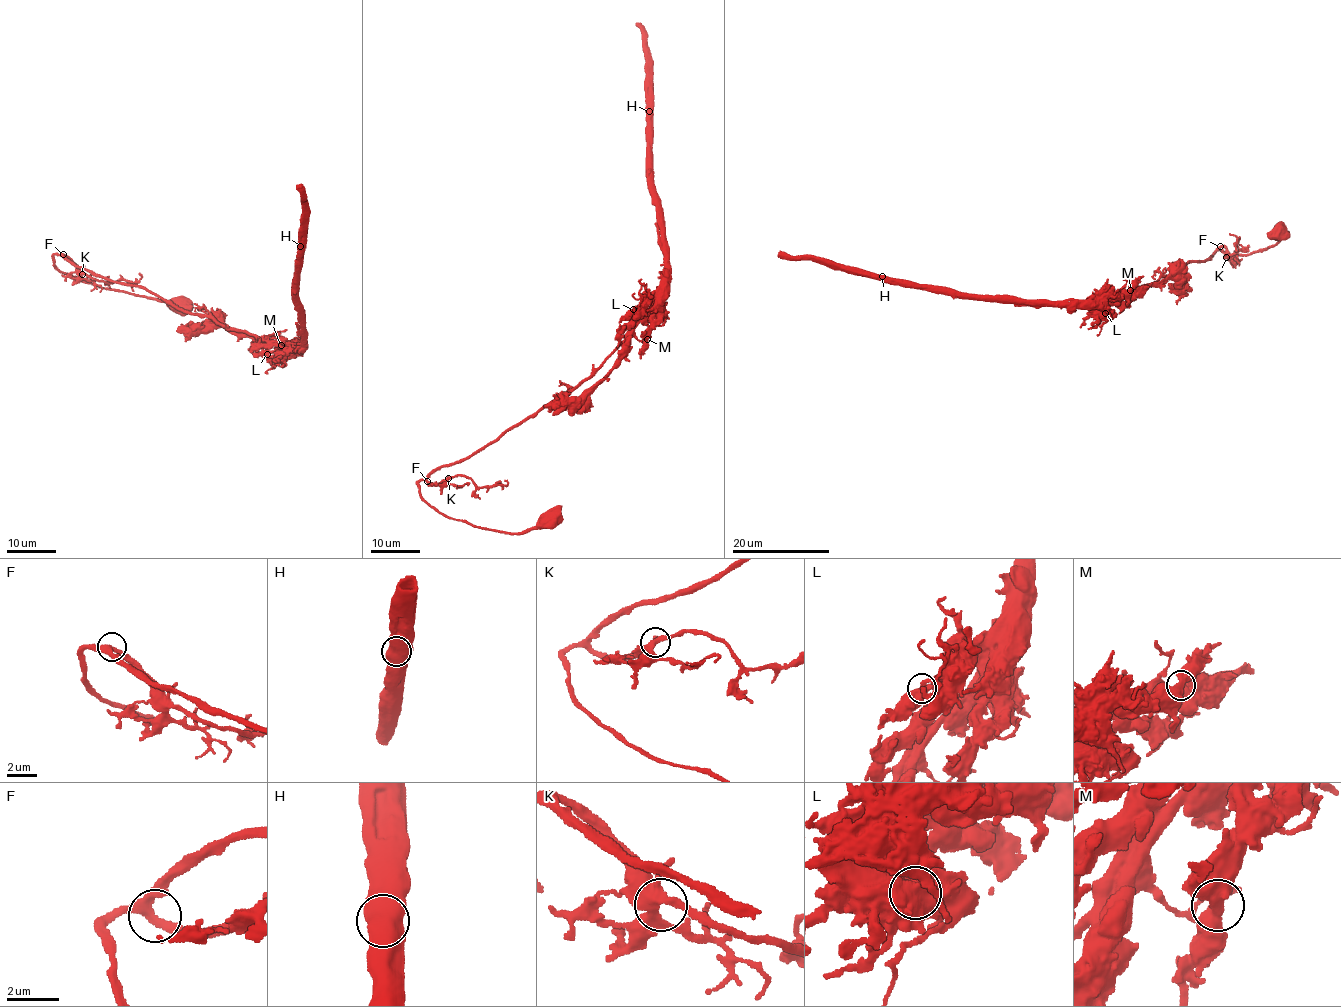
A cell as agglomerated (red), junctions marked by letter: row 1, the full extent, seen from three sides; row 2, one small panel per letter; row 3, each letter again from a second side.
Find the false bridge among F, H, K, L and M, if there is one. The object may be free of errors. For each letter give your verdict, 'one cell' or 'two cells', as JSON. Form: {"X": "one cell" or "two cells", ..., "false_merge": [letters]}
{"F": "one cell", "H": "one cell", "K": "one cell", "L": "two cells", "M": "one cell", "false_merge": ["L"]}

